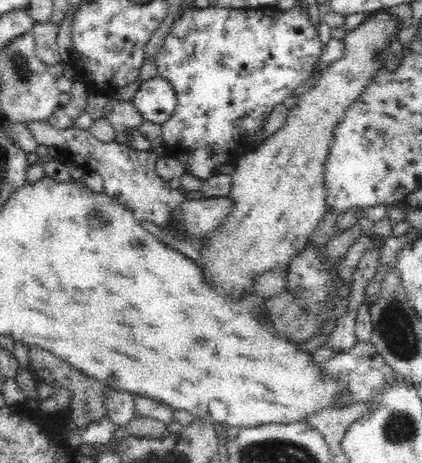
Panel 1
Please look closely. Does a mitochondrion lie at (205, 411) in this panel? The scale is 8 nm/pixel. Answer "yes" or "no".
no

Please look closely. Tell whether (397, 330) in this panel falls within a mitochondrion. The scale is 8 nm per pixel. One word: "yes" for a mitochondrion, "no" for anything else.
yes

